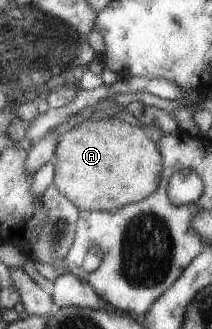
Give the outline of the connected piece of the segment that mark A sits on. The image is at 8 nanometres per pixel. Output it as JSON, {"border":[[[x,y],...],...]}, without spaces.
{"border":[[[117,117],[81,119],[58,139],[51,162],[56,163],[54,185],[78,207],[78,211],[116,211],[128,203],[138,202],[158,187],[162,169],[160,151],[154,141],[150,140],[140,126],[128,125]]]}

